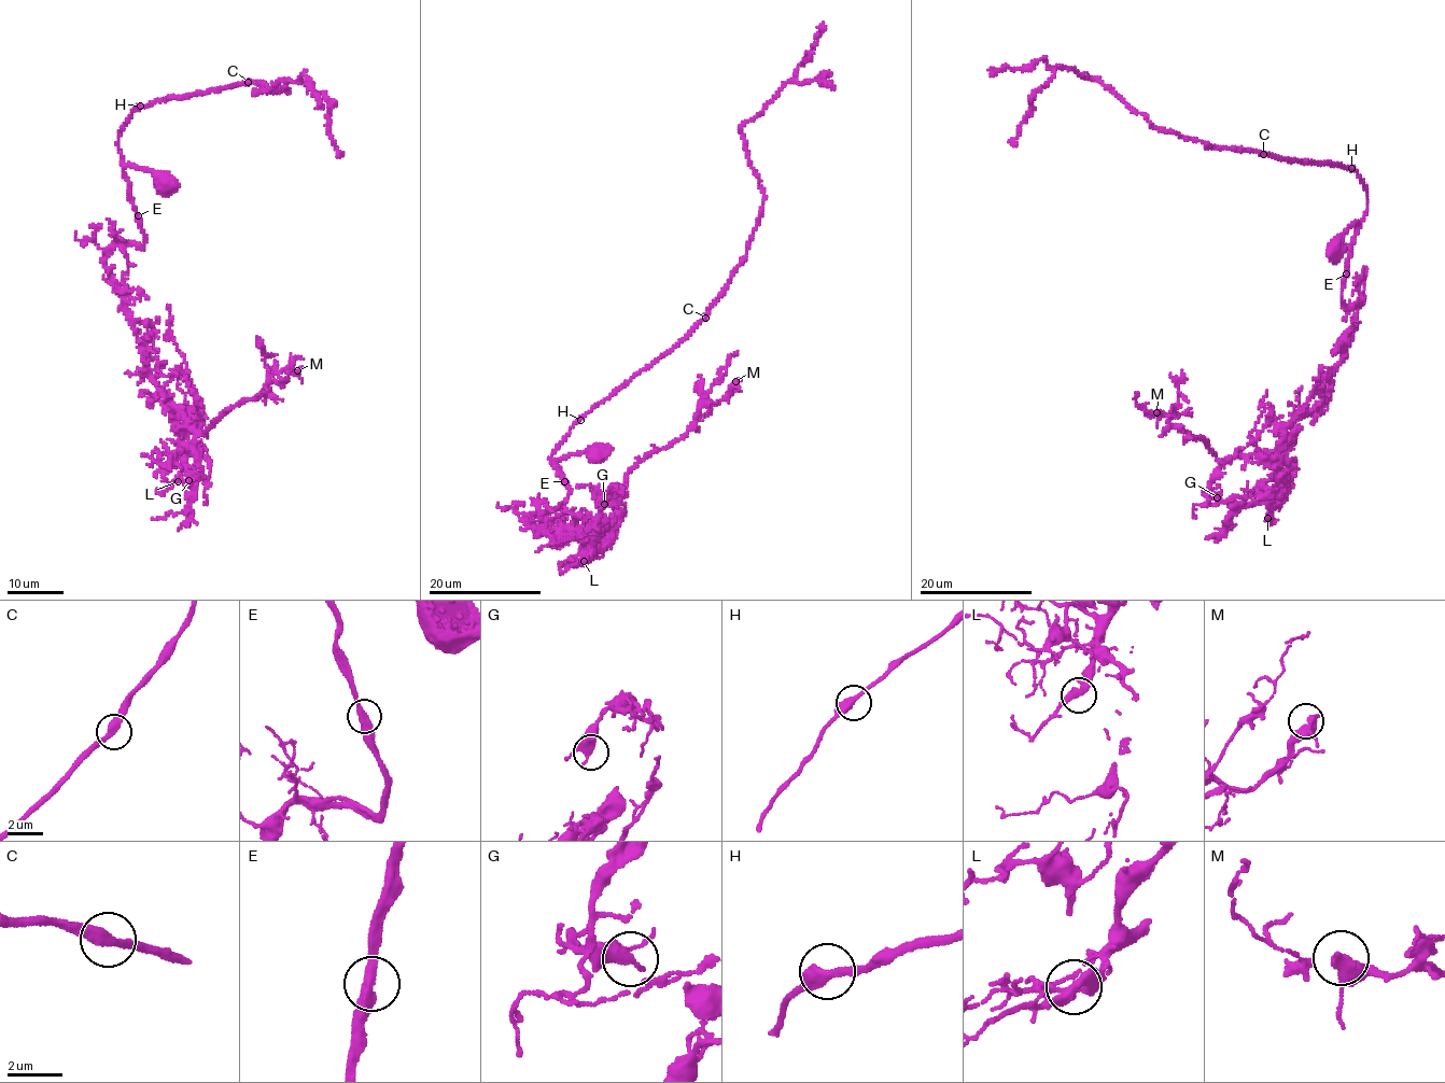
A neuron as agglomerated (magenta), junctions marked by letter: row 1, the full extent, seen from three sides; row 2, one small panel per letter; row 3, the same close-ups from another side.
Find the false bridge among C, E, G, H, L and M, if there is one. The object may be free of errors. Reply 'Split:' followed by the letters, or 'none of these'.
Split: none of these

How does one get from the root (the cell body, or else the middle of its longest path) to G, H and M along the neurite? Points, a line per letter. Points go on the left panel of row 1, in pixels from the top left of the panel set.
G: (117, 143), (144, 245), (114, 243), (103, 266), (135, 328), (148, 371), (196, 434), (202, 476), (188, 480)
H: (117, 143), (121, 127), (127, 122), (130, 111), (140, 106)
M: (117, 143), (144, 245), (114, 243), (103, 266), (186, 425), (206, 434), (277, 373), (297, 370)

